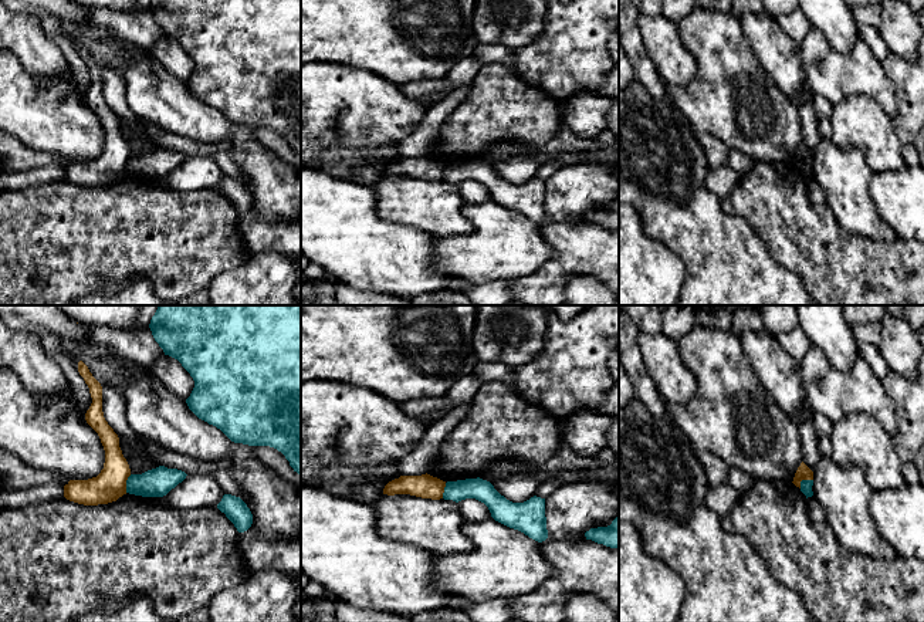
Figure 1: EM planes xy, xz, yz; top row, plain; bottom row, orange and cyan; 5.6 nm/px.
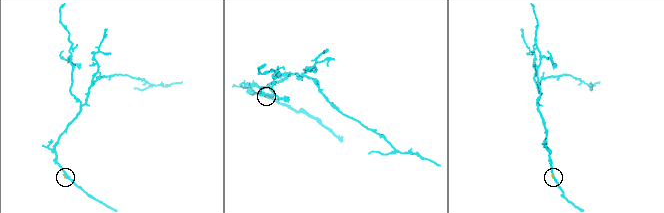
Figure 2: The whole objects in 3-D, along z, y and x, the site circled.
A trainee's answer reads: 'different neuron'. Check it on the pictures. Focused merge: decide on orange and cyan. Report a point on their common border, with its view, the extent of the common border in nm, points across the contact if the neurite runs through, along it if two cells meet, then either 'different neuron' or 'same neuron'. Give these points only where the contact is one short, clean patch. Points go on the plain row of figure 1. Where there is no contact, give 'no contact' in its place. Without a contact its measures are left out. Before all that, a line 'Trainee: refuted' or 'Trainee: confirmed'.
Trainee: confirmed
contact yz (804, 161); length 90 nm; border yz (812, 161), (804, 161), (799, 169); different neuron

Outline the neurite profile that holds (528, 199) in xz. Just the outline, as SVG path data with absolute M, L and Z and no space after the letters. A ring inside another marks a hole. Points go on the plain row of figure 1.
M480 159L447 163L443 180L456 185L475 180L488 189L495 203L518 212L538 224L548 220L545 180L534 178L524 185L512 185L501 178L490 163Z

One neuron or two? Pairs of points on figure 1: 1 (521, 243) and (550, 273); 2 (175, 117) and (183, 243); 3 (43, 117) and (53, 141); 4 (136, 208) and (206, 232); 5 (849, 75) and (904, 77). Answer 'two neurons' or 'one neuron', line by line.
1: two neurons
2: two neurons
3: one neuron
4: one neuron
5: two neurons

